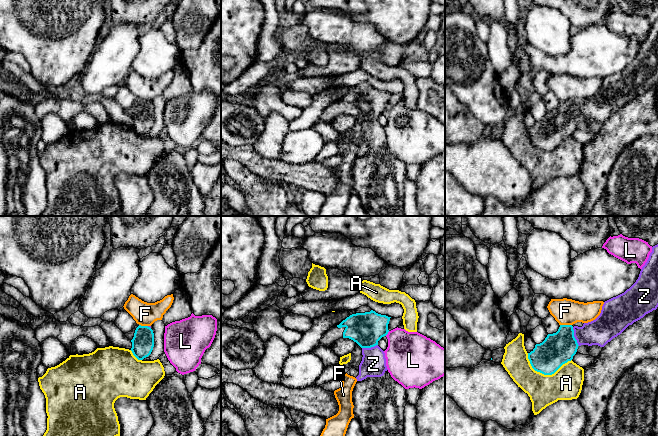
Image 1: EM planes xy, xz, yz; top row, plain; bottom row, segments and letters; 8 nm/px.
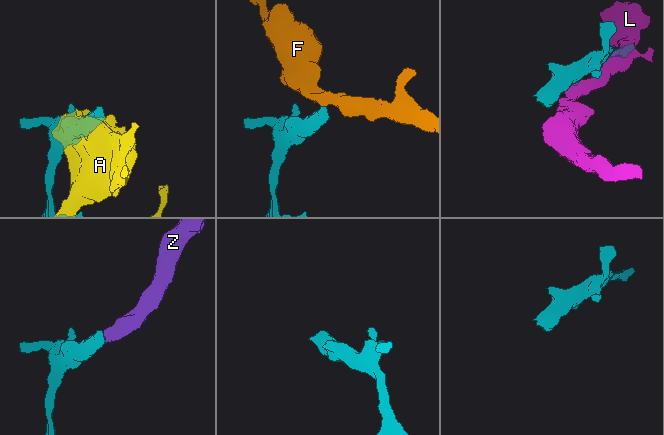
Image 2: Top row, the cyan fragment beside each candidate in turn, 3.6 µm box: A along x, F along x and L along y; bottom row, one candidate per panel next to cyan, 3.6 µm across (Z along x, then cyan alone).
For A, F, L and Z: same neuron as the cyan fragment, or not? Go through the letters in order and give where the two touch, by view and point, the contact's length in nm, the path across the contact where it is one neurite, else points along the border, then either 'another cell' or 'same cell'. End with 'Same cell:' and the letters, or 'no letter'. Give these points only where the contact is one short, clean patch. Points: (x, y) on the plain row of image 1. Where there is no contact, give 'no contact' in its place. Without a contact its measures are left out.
A: meets cyan in yz at (545, 150); contact 360 nm long; another cell
F: meets cyan in yz at (566, 101); contact 100 nm long; another cell
L: meets cyan in xz at (387, 109); contact 50 nm long; another cell
Z: meets cyan in yz at (573, 112); contact 160 nm long; runs through yz (558, 124), (573, 112), (587, 111), (603, 105); same cell
Same cell: Z

